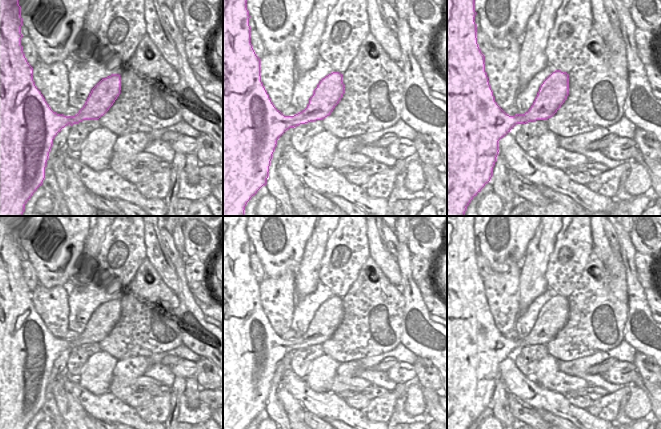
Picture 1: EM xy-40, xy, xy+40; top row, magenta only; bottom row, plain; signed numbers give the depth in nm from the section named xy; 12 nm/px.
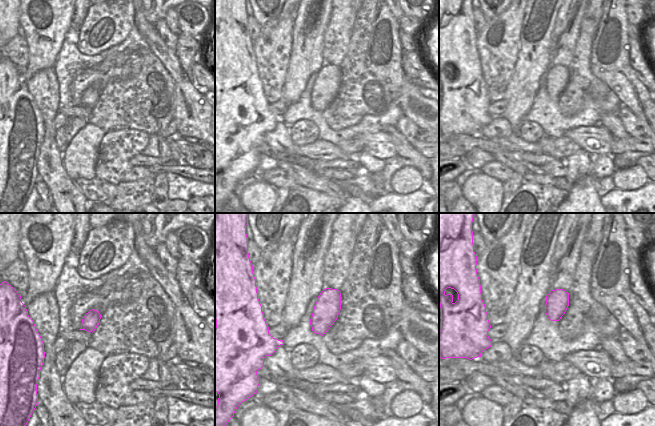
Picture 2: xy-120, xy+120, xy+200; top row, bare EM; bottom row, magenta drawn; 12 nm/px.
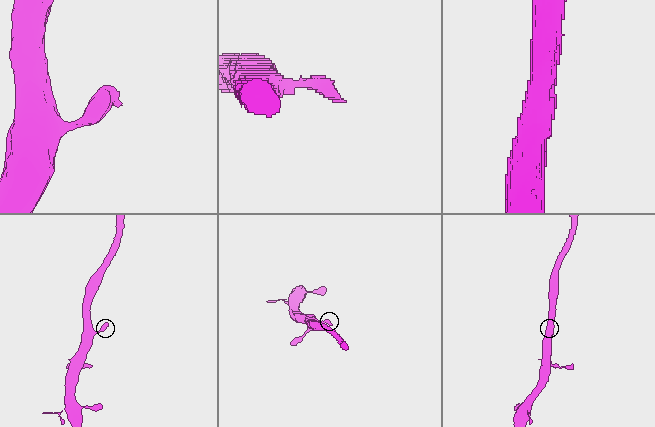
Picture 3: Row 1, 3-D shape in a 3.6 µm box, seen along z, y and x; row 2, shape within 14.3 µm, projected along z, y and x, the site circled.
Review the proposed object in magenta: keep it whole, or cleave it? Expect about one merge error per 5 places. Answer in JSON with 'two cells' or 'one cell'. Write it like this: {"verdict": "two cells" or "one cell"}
{"verdict": "one cell"}

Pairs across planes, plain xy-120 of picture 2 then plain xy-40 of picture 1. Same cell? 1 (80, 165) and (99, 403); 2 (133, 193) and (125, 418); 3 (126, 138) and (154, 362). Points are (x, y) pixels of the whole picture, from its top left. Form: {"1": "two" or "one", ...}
{"1": "two", "2": "two", "3": "two"}

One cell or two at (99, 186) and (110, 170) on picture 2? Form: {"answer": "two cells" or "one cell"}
{"answer": "two cells"}

